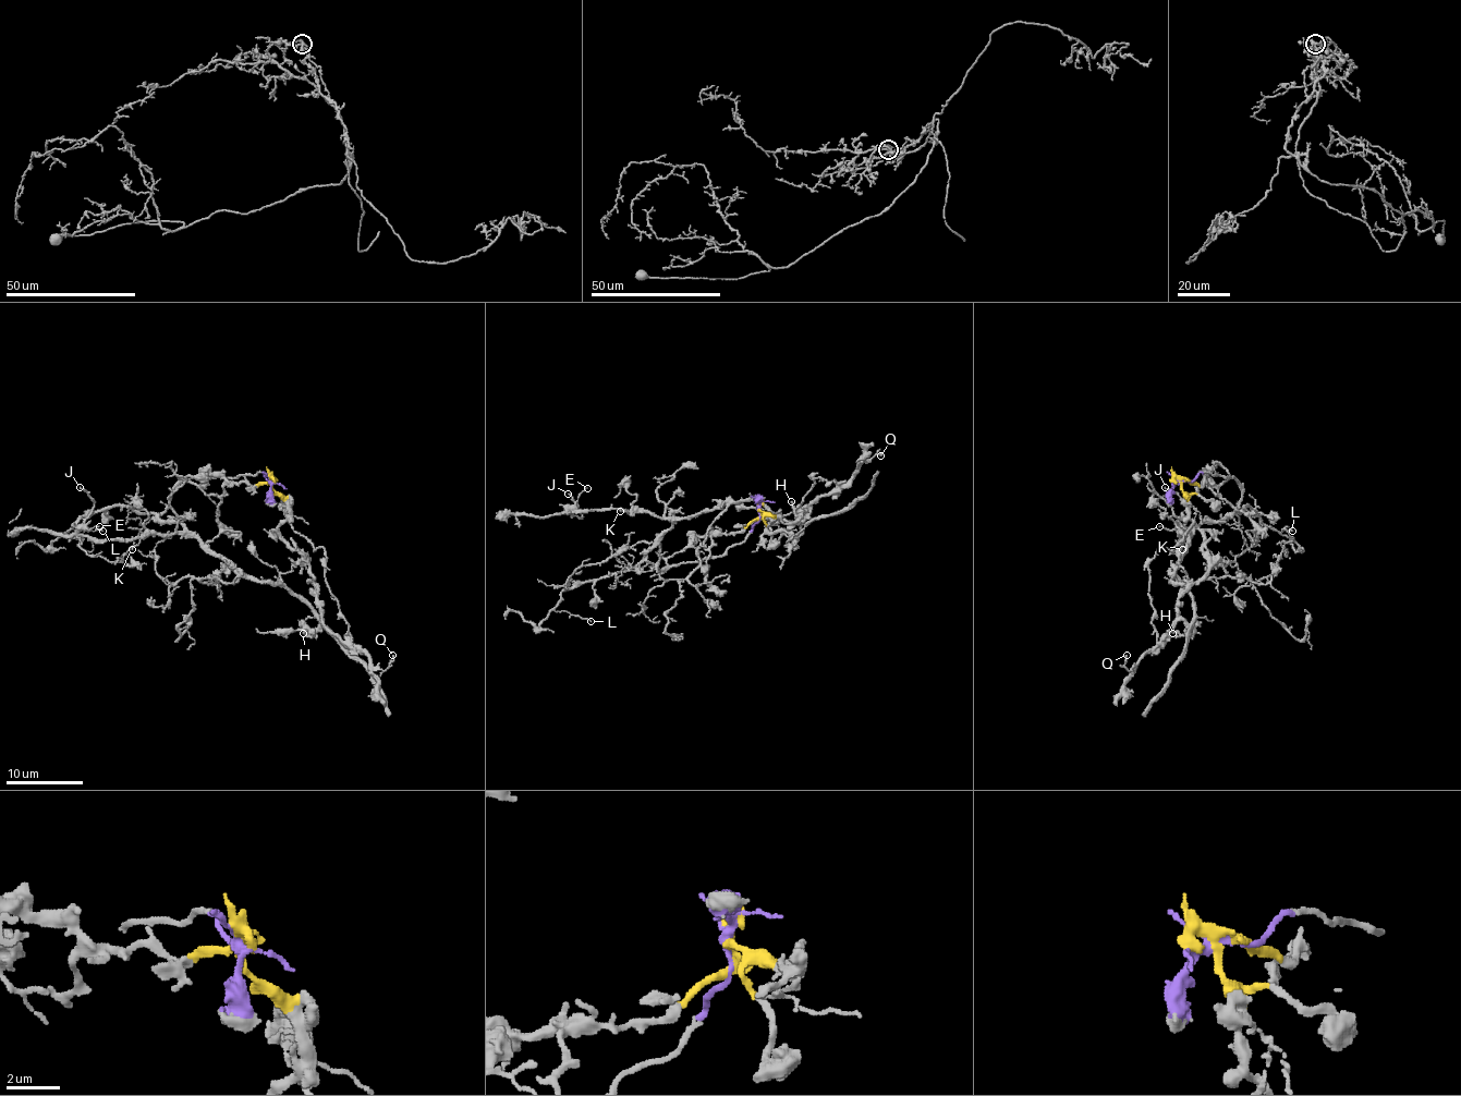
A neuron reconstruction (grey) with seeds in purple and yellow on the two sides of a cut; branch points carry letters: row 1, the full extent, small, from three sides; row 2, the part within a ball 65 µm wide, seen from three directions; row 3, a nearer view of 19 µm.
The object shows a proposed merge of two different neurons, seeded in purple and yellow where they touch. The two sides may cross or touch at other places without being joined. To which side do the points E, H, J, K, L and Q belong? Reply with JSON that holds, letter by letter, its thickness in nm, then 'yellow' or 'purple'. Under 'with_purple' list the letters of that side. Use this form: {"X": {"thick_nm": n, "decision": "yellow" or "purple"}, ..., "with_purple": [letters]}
{"E": {"thick_nm": 100, "decision": "purple"}, "H": {"thick_nm": 240, "decision": "yellow"}, "J": {"thick_nm": 140, "decision": "purple"}, "K": {"thick_nm": 110, "decision": "purple"}, "L": {"thick_nm": 110, "decision": "purple"}, "Q": {"thick_nm": 130, "decision": "yellow"}, "with_purple": ["E", "J", "K", "L"]}

